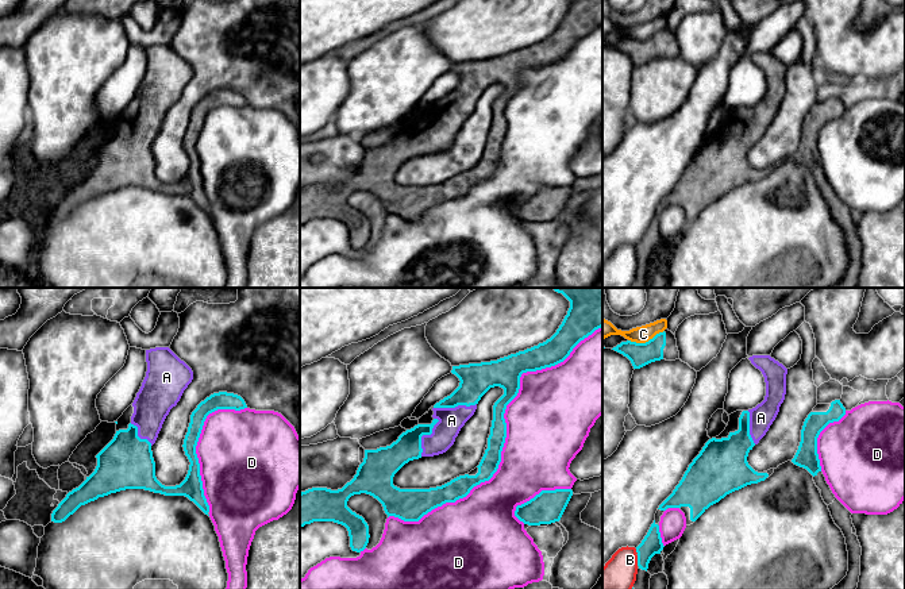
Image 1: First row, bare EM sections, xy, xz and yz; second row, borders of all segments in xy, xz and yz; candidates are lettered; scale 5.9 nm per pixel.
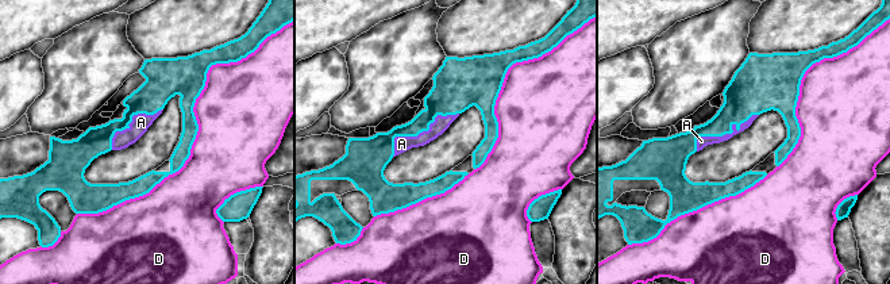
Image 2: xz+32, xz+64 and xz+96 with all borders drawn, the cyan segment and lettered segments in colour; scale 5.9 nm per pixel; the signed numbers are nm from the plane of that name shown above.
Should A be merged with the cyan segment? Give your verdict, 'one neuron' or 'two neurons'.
one neuron

